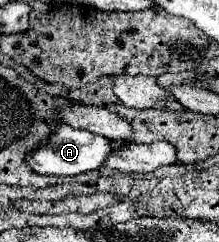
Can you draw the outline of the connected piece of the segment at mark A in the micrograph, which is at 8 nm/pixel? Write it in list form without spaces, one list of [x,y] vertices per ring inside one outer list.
[[[57,123],[57,127],[51,131],[49,139],[41,147],[27,153],[25,161],[39,175],[63,175],[63,177],[67,177],[67,175],[81,175],[81,173],[99,169],[101,163],[105,161],[105,157],[109,157],[111,149],[113,149],[113,145],[109,143],[109,139],[105,139],[101,135],[83,131],[83,129],[73,129],[65,123]]]

